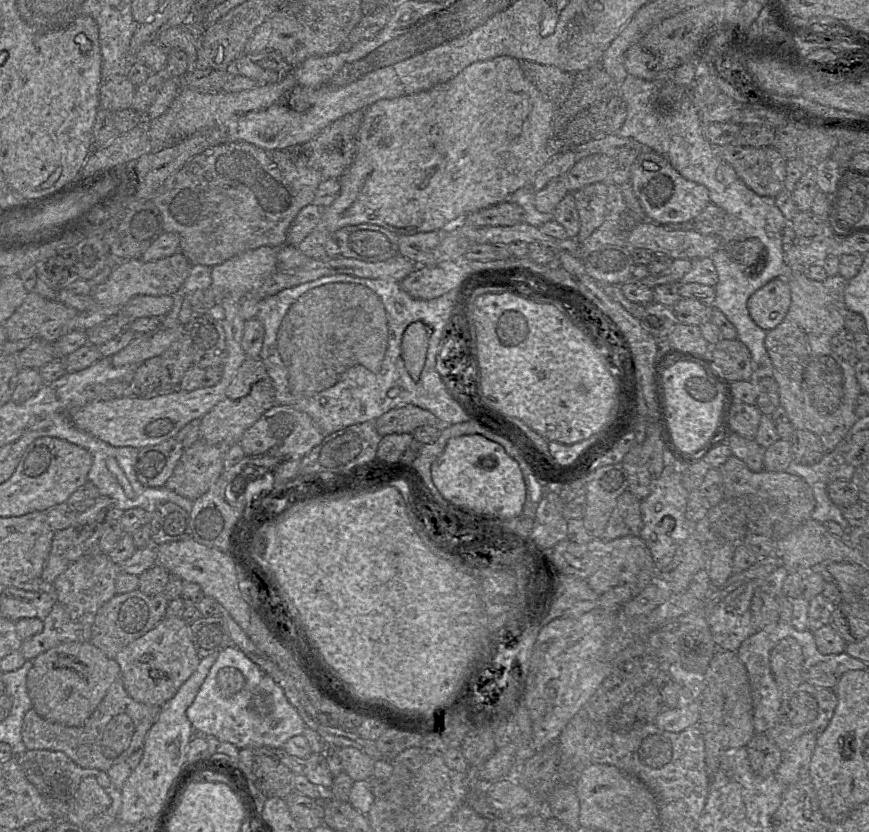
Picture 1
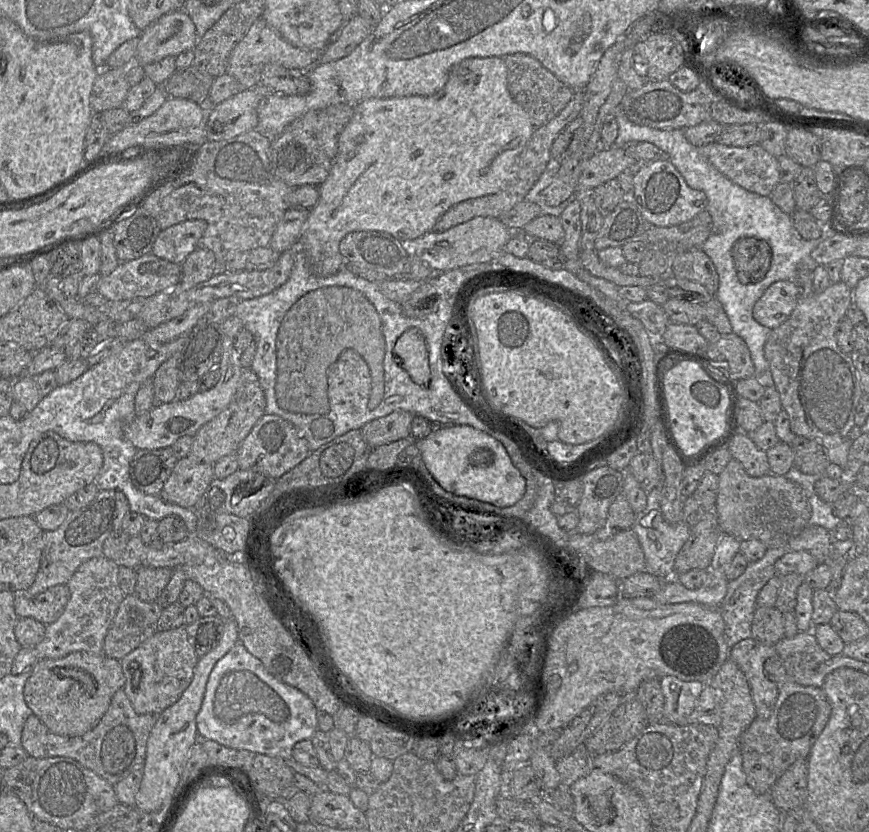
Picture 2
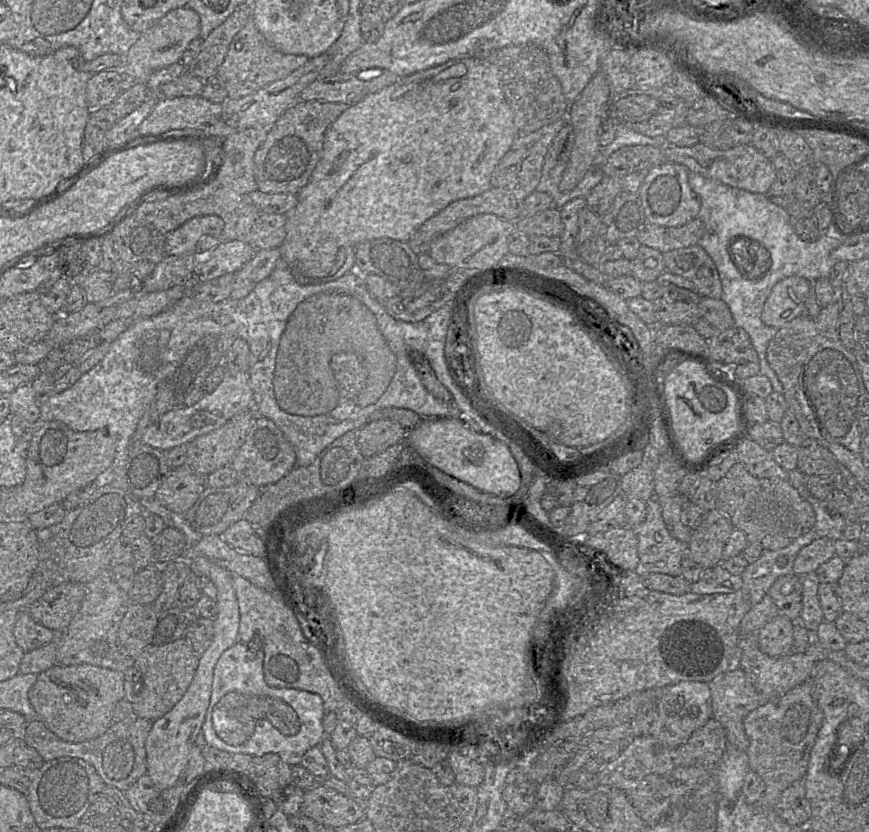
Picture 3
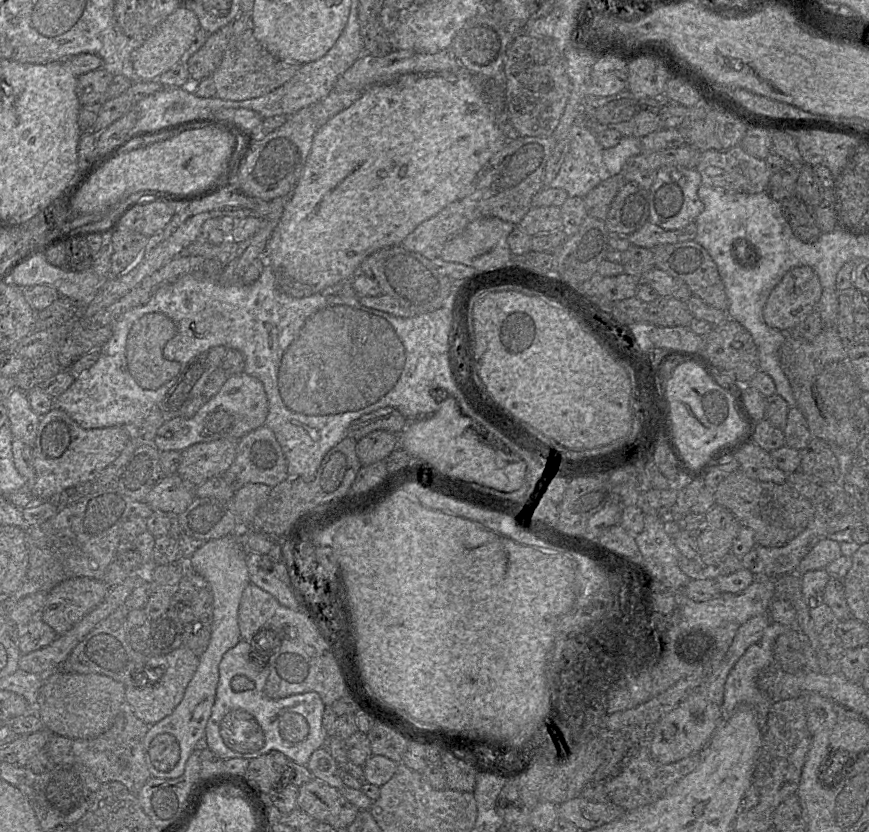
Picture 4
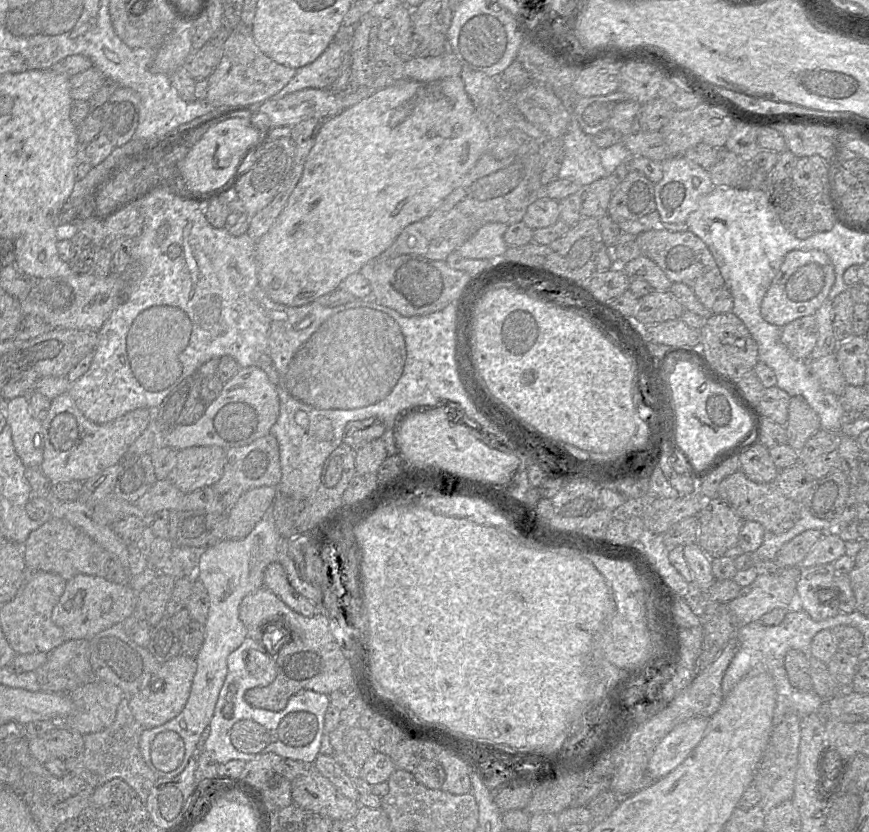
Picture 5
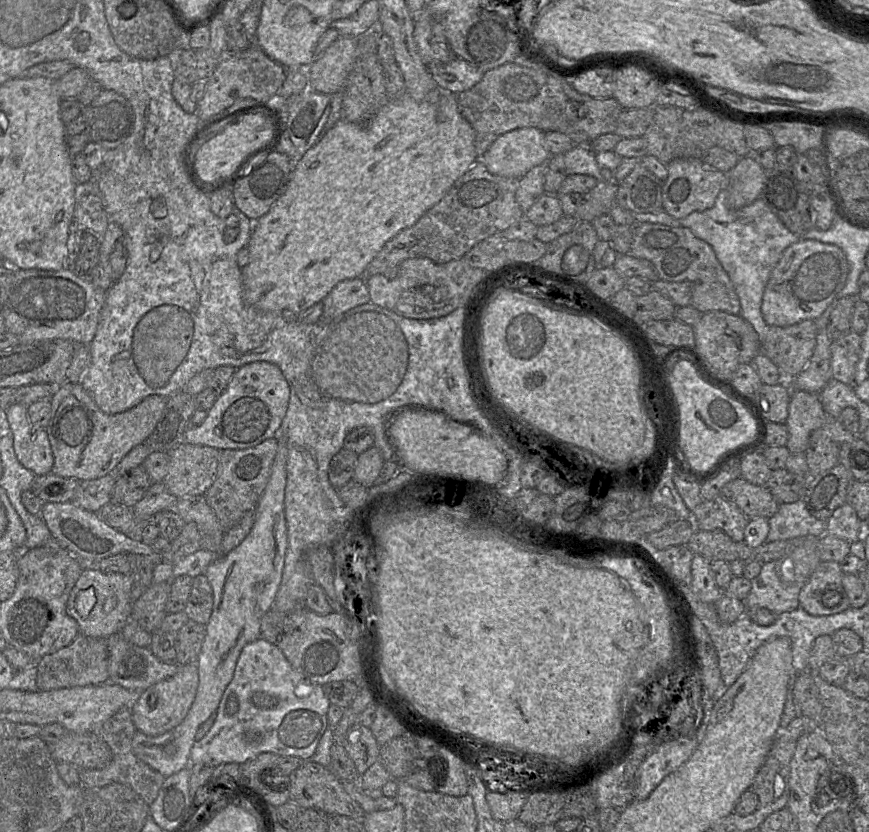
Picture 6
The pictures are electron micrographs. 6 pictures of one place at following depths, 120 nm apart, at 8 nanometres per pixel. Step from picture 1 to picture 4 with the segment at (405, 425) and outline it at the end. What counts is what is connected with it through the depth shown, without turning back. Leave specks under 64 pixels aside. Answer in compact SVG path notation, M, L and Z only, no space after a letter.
M384 430L369 433L356 443L356 454L362 466L385 461L398 447L398 434Z

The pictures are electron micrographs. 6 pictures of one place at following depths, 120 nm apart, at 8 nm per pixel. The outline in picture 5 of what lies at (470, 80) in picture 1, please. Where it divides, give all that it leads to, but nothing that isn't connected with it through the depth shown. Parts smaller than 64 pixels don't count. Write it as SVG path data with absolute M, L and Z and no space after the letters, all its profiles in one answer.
M460 76L428 82L399 81L378 90L340 114L321 122L322 124L305 161L299 182L272 226L256 242L259 285L272 301L284 306L304 306L340 288L346 277L359 272L368 261L378 257L388 249L406 226L430 215L474 167L479 158L489 151L493 143L492 134L479 118Z

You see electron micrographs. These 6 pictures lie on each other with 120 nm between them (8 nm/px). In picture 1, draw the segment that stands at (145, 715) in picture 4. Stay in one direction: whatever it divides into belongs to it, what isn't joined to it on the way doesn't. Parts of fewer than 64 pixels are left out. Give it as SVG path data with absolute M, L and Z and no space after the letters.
M164 617L154 628L118 652L114 659L120 666L121 679L128 695L145 705L159 707L177 693L181 685L197 669L201 660L192 642L190 625L186 624L182 617Z

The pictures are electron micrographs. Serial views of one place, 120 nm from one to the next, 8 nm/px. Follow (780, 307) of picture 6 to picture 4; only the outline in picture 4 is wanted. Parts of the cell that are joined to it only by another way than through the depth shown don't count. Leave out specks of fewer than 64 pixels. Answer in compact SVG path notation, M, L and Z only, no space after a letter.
M810 266L791 268L773 288L763 308L763 318L772 328L791 332L814 309L820 299L823 287L819 277Z

